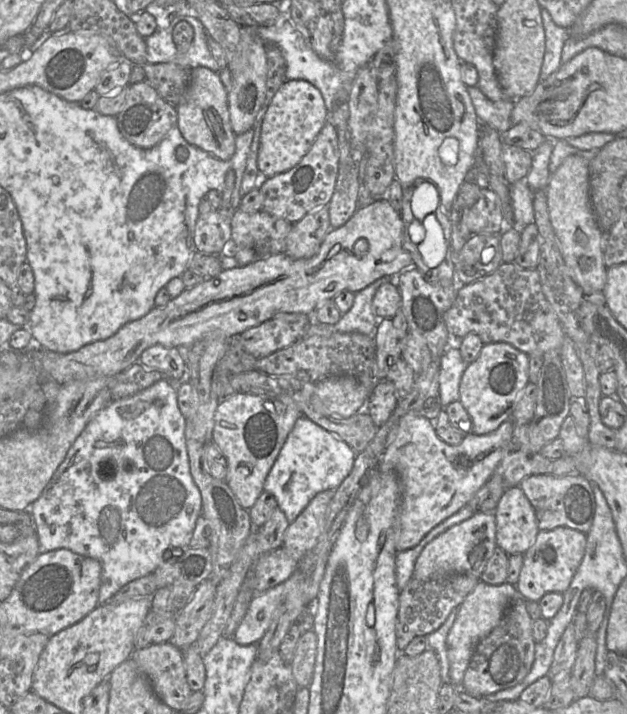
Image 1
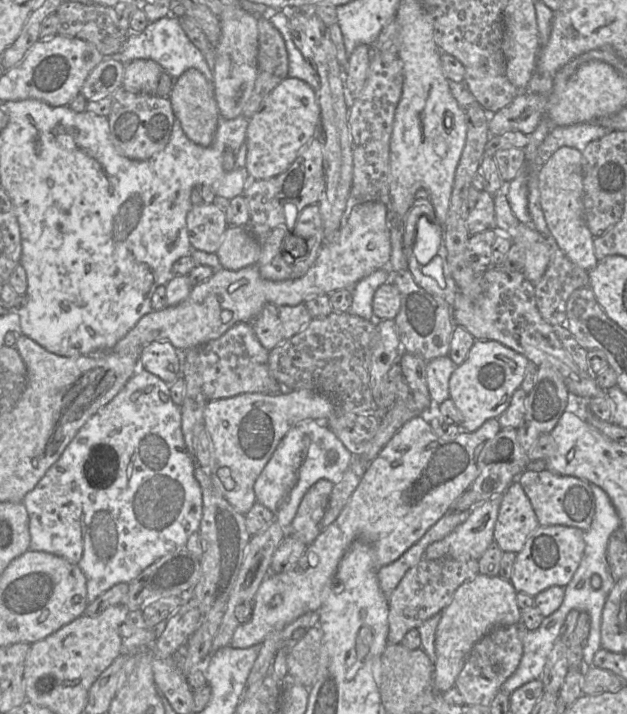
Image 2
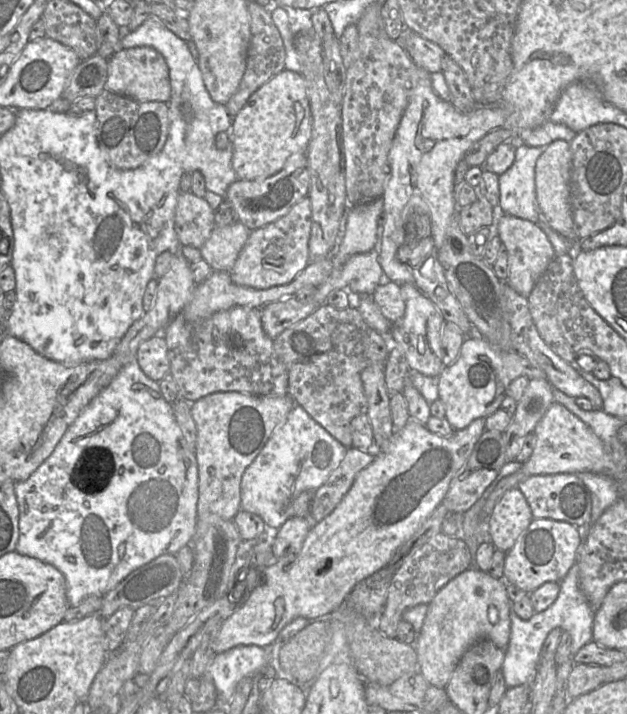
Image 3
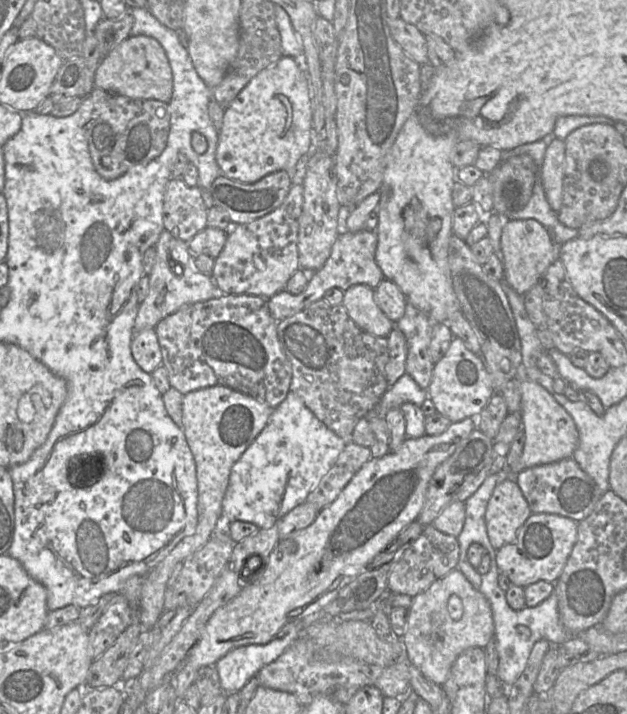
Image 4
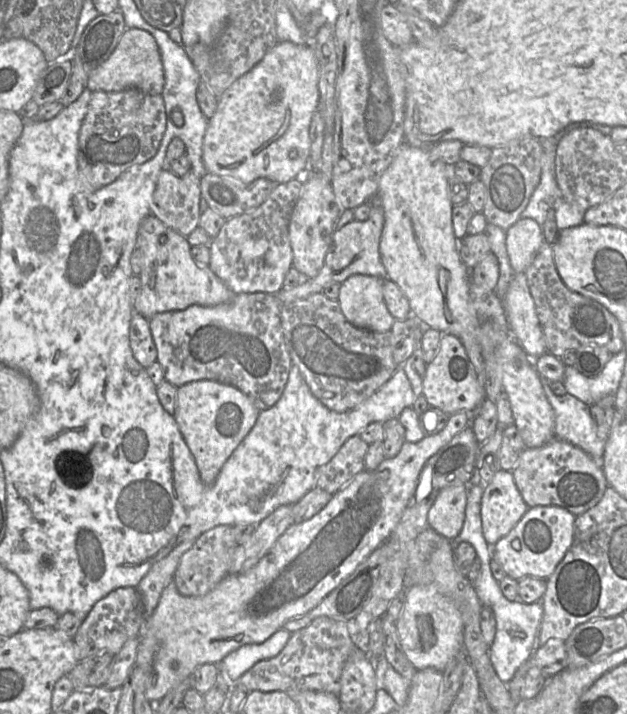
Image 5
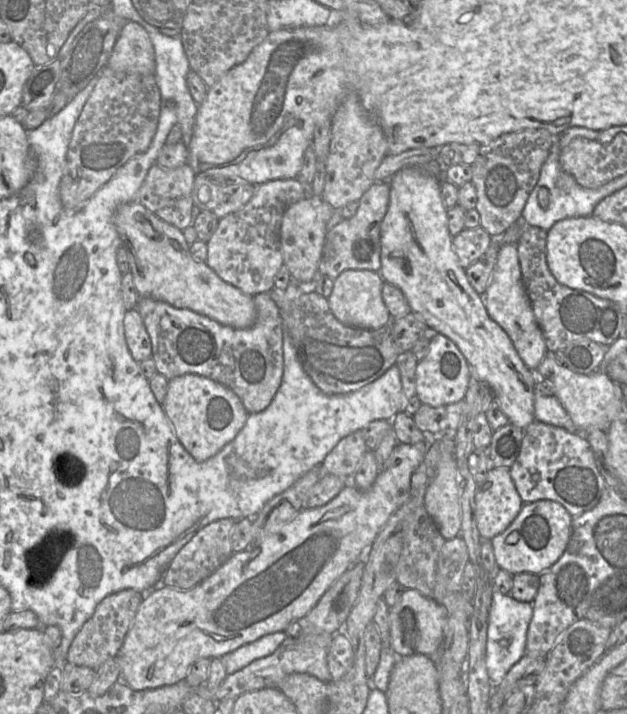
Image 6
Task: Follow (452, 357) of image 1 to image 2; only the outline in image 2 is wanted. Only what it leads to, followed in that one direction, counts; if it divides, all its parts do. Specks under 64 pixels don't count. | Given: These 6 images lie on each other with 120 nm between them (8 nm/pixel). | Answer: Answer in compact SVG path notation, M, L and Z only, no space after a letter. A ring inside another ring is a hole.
M448 355L427 362L426 383L433 404L449 399L449 379L456 367Z

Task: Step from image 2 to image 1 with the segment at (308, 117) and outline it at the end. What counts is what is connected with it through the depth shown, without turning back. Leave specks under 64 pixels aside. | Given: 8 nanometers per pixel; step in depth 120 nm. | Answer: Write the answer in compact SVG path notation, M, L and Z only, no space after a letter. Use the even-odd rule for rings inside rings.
M303 79L286 80L272 98L262 121L257 156L260 172L273 177L296 166L310 150L327 118L322 94L314 85Z

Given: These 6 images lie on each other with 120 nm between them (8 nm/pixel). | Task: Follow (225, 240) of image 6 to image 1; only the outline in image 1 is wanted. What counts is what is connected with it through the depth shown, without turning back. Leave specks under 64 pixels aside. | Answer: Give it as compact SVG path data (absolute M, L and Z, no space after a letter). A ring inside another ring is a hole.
M327 205L307 213L299 221L292 223L286 237L285 254L294 259L314 256L330 229L332 227Z

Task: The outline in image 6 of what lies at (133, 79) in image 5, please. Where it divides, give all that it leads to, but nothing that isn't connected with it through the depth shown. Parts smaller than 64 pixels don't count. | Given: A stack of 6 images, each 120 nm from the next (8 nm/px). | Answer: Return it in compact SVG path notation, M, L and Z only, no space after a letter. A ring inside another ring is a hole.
M126 22L106 66L116 72L155 76L155 51L146 29L137 22Z

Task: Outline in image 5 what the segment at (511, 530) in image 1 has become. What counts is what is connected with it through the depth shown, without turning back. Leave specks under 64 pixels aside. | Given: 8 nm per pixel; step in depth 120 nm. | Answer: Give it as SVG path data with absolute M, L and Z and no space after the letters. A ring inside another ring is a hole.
M497 471L484 486L481 498L482 532L493 546L507 535L528 510L519 493L511 471Z

